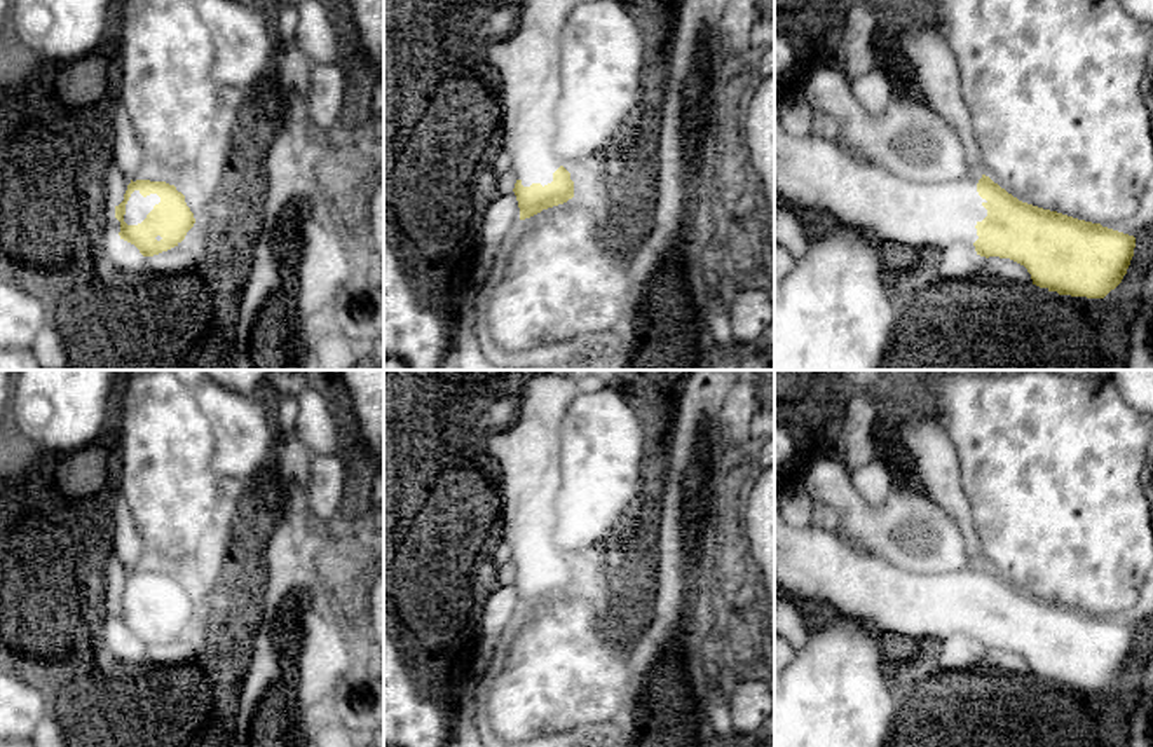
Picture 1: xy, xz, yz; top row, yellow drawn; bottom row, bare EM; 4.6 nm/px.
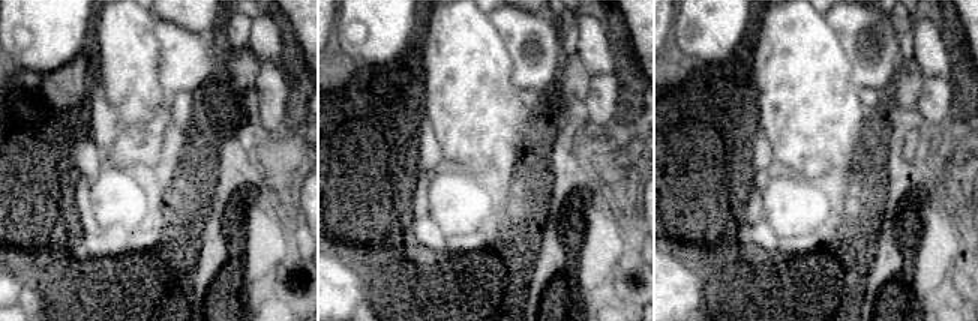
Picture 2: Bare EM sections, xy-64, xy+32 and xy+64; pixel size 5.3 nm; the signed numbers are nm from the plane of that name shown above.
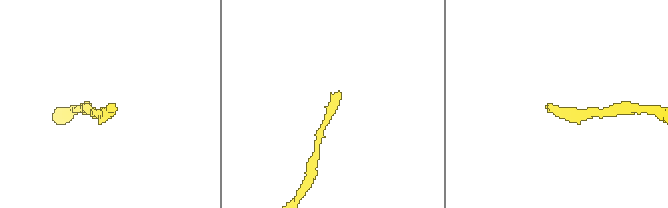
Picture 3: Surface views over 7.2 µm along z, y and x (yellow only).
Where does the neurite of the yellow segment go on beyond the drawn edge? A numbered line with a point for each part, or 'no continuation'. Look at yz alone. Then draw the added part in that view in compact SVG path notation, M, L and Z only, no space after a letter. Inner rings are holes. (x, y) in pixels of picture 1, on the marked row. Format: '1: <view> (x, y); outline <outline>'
1: yz (815, 177); outline M774 115L774 190L783 206L872 230L914 250L944 250L977 225L979 182L923 183L858 162L836 141L788 134Z

